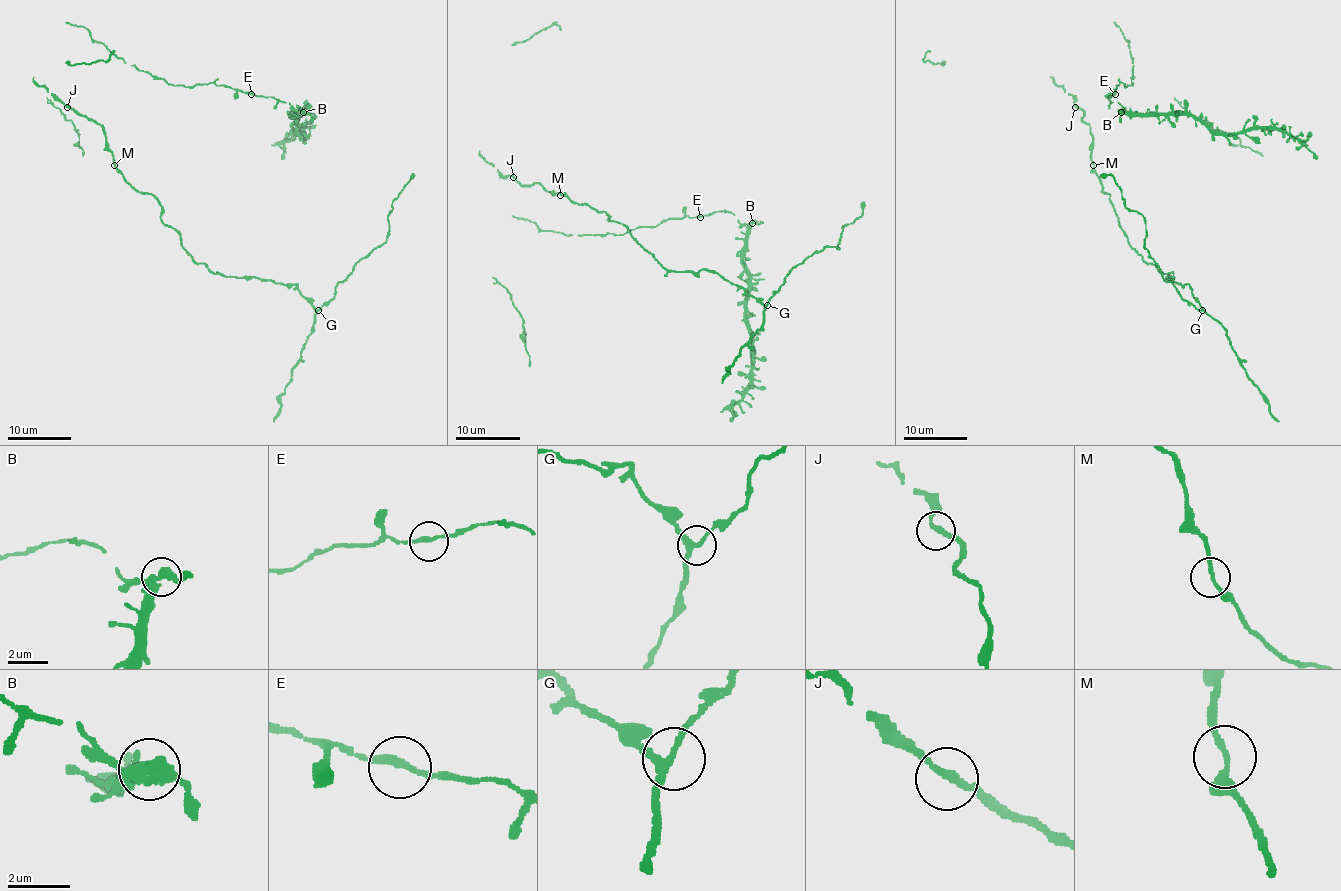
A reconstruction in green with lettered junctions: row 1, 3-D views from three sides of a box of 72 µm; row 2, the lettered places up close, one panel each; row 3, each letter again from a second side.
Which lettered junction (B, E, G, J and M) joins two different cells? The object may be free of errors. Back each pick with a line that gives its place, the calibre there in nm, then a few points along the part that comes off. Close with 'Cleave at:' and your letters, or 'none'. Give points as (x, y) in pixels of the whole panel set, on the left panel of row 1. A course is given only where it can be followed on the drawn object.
B: (303, 112) | 400 nm | (304, 112), (294, 114), (299, 114), (297, 131), (302, 128), (280, 146), (283, 149), (281, 158)
Cleave at: B

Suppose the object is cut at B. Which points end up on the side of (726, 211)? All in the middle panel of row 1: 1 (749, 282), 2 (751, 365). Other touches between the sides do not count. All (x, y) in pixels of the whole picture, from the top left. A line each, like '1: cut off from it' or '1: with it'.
1: cut off from it
2: cut off from it

